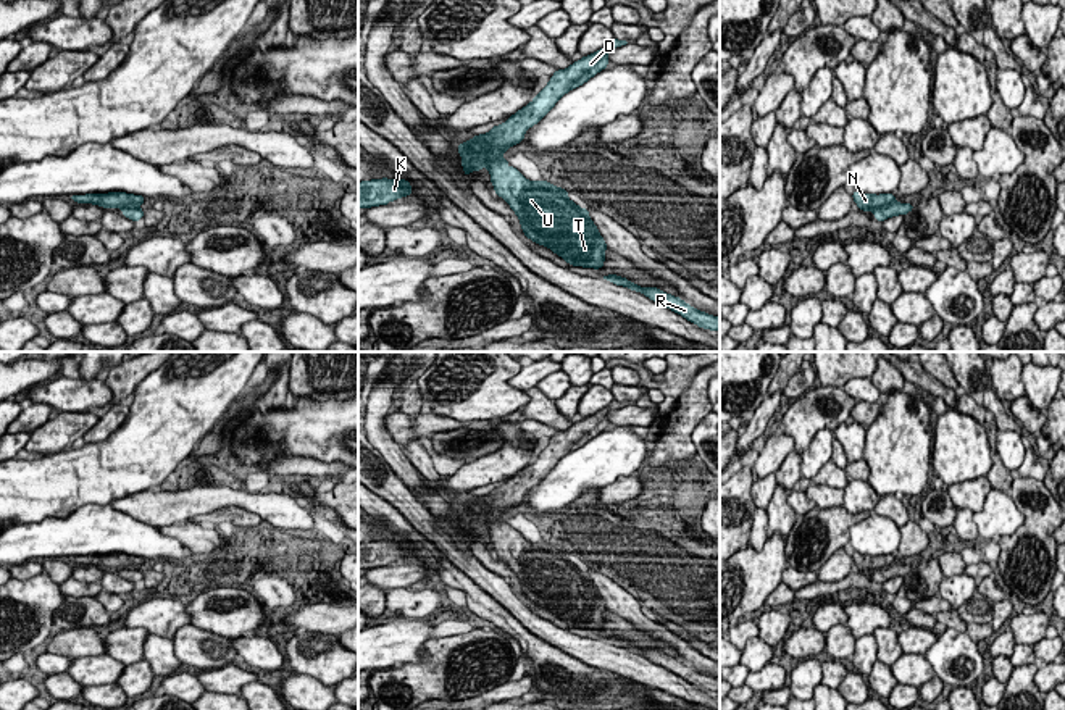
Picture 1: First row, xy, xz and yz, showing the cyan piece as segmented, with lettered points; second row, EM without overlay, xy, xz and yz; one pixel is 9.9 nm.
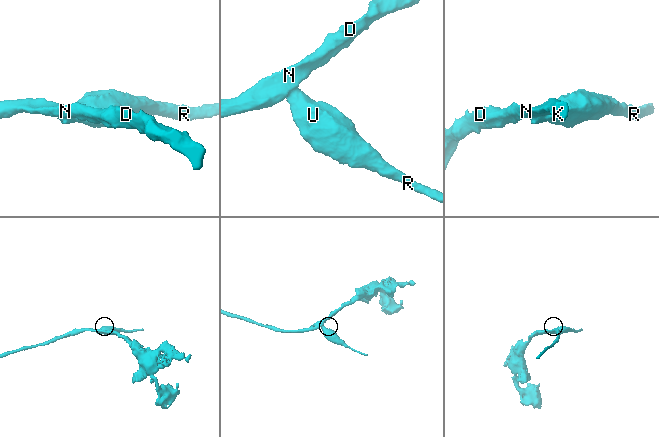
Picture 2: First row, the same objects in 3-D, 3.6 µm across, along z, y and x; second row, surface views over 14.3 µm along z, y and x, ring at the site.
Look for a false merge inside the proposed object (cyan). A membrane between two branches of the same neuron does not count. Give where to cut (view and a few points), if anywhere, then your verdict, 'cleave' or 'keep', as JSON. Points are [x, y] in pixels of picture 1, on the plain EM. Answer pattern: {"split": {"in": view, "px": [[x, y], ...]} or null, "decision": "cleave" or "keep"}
{"split": {"in": "xz", "px": [[499, 517], [488, 515], [483, 525]]}, "decision": "cleave"}

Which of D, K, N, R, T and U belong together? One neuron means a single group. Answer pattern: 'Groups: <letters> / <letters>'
Groups: D K N / R T U

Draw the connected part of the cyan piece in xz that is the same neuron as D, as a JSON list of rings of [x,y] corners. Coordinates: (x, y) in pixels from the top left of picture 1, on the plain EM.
[[[613,400],[607,408],[595,415],[573,423],[566,431],[557,431],[555,436],[550,437],[549,445],[531,465],[518,471],[505,484],[494,487],[487,495],[474,497],[457,507],[463,521],[463,537],[468,537],[471,532],[481,532],[487,515],[491,518],[500,518],[502,515],[507,515],[512,507],[523,503],[526,492],[537,486],[565,455],[583,447],[607,429],[610,424],[607,415],[610,410],[623,408],[626,405],[626,402]]]

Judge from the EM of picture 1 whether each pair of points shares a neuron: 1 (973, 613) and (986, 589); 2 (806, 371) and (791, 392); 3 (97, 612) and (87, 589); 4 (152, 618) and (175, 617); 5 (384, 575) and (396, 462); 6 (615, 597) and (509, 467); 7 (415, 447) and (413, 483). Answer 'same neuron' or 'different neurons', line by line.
1: same neuron
2: same neuron
3: same neuron
4: same neuron
5: different neurons
6: different neurons
7: same neuron

